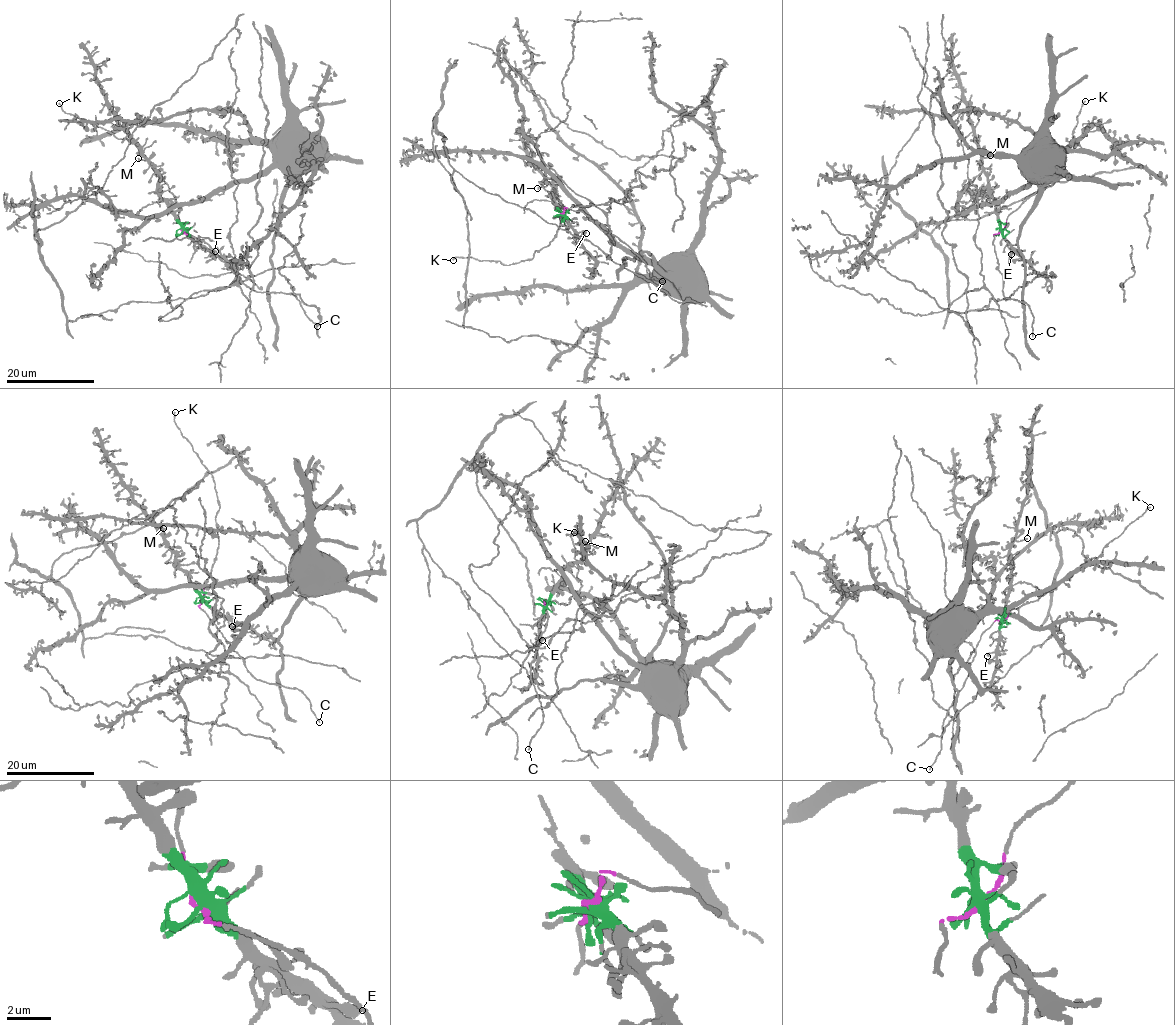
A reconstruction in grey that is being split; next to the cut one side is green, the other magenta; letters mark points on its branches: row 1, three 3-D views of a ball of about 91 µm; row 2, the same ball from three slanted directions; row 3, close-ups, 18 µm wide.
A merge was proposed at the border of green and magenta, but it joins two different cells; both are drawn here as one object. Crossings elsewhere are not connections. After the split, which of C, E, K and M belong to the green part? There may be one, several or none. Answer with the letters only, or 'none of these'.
E, M

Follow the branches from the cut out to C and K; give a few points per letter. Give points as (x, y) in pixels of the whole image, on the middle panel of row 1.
C: (561, 213), (565, 207), (582, 211), (601, 230), (626, 243), (651, 277), (663, 281)
K: (561, 213), (561, 224), (550, 244), (537, 250), (531, 259), (503, 265), (474, 258), (453, 260)

